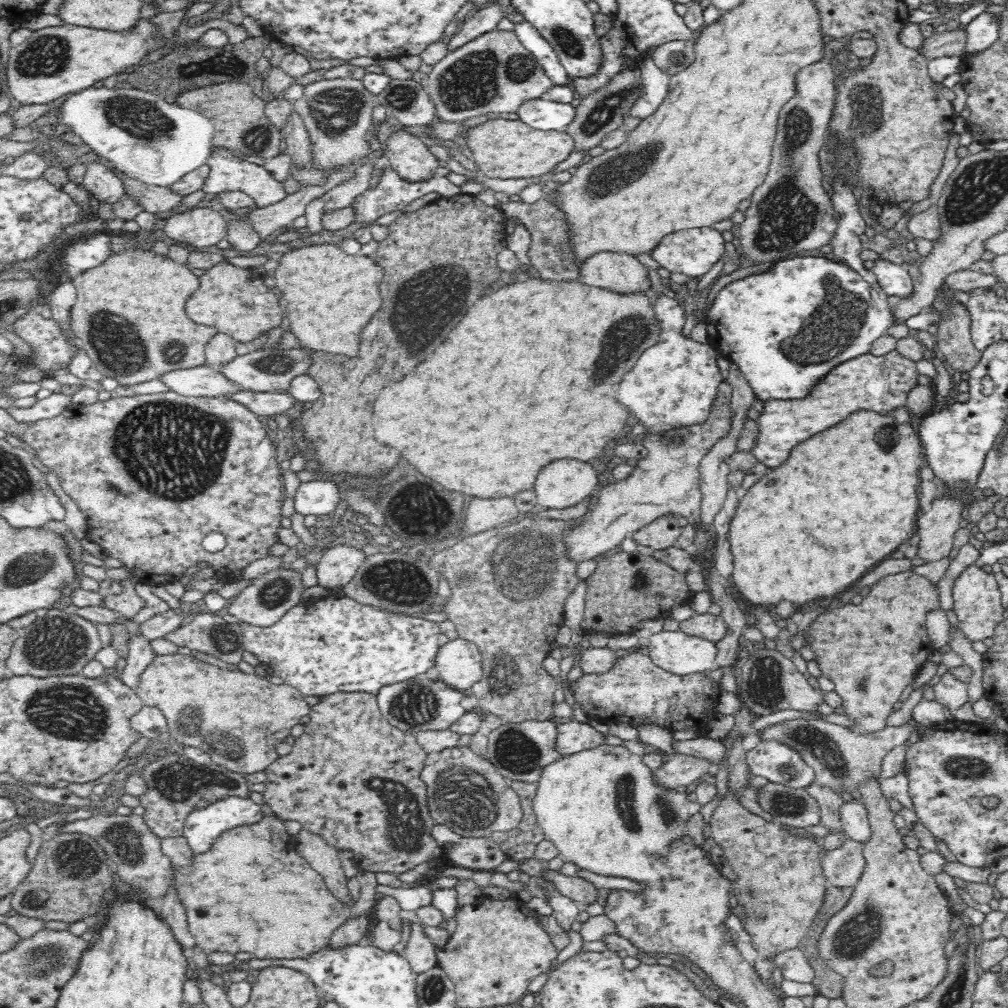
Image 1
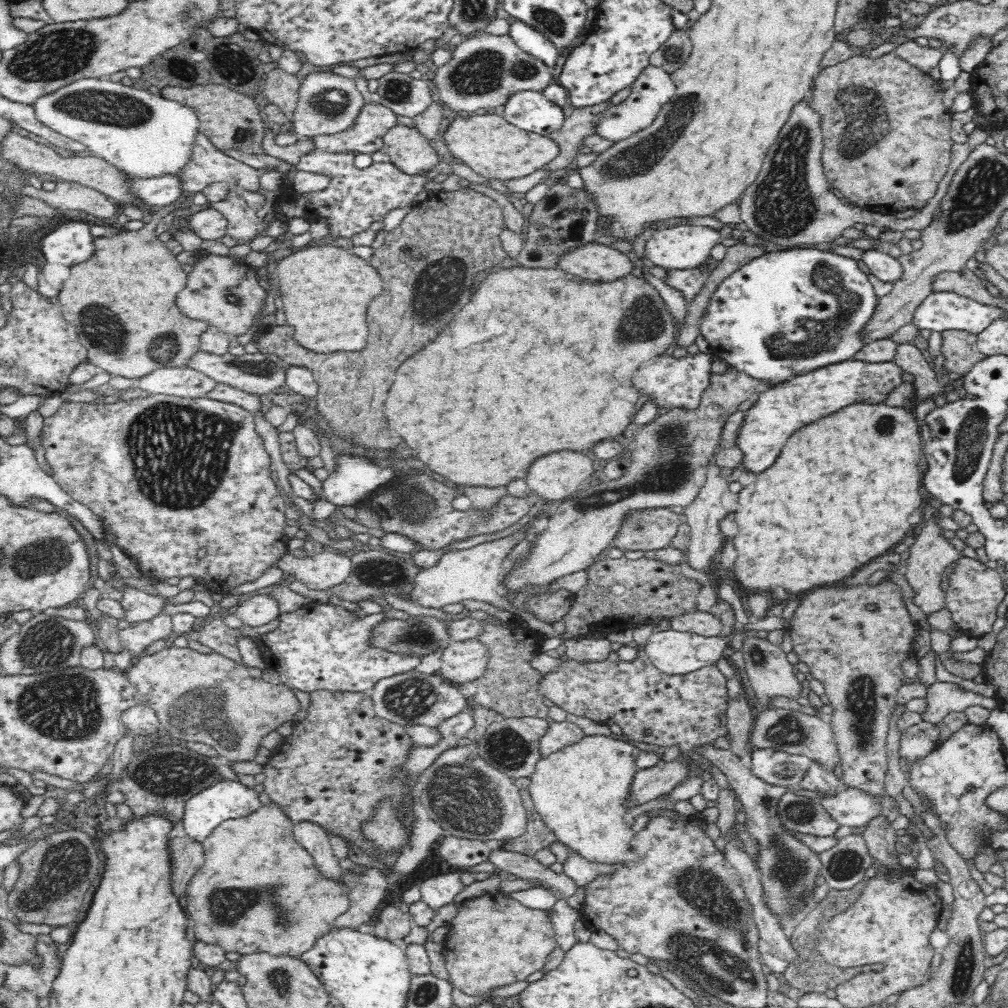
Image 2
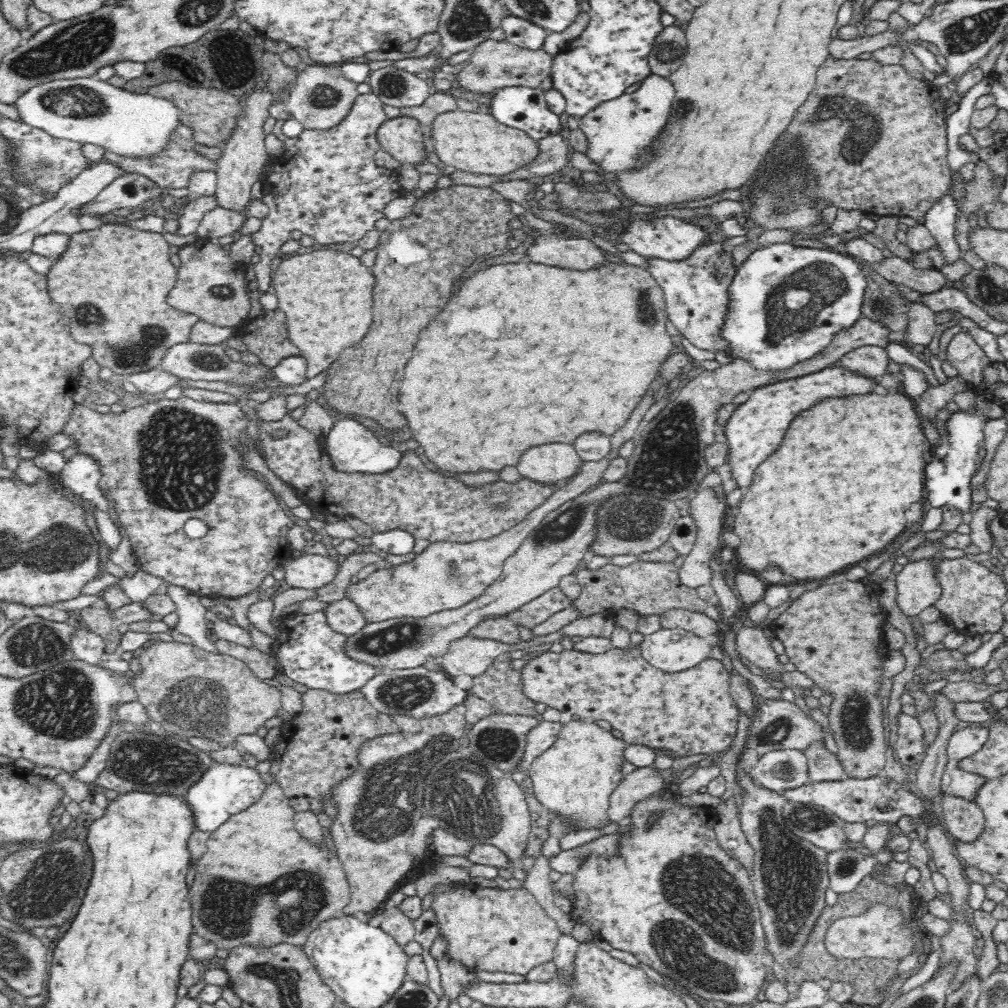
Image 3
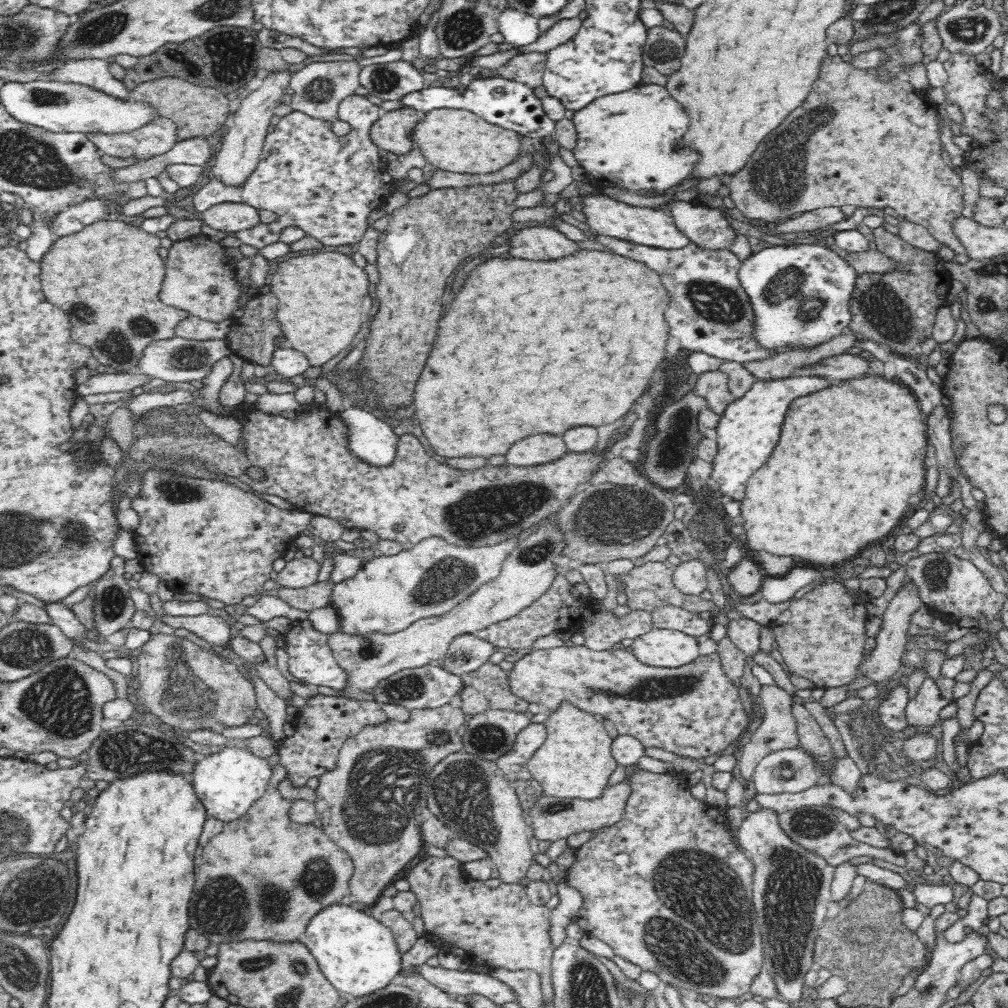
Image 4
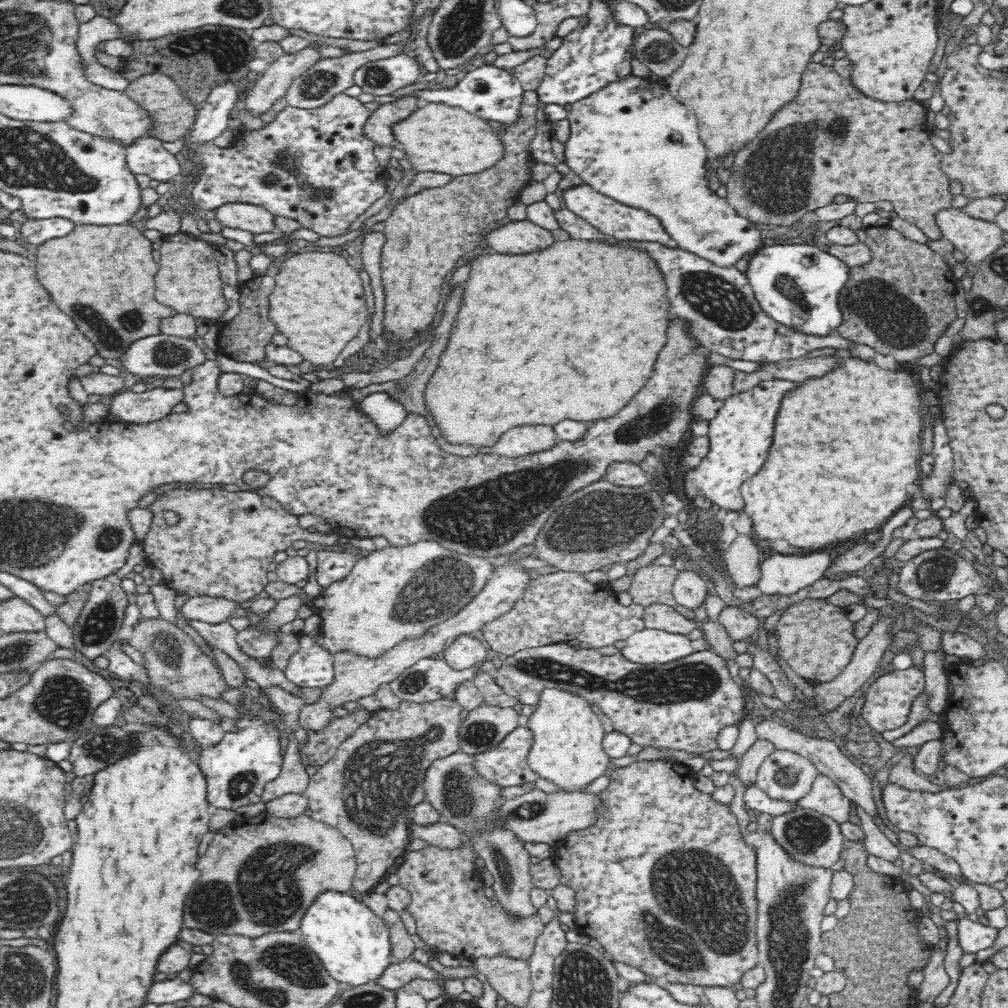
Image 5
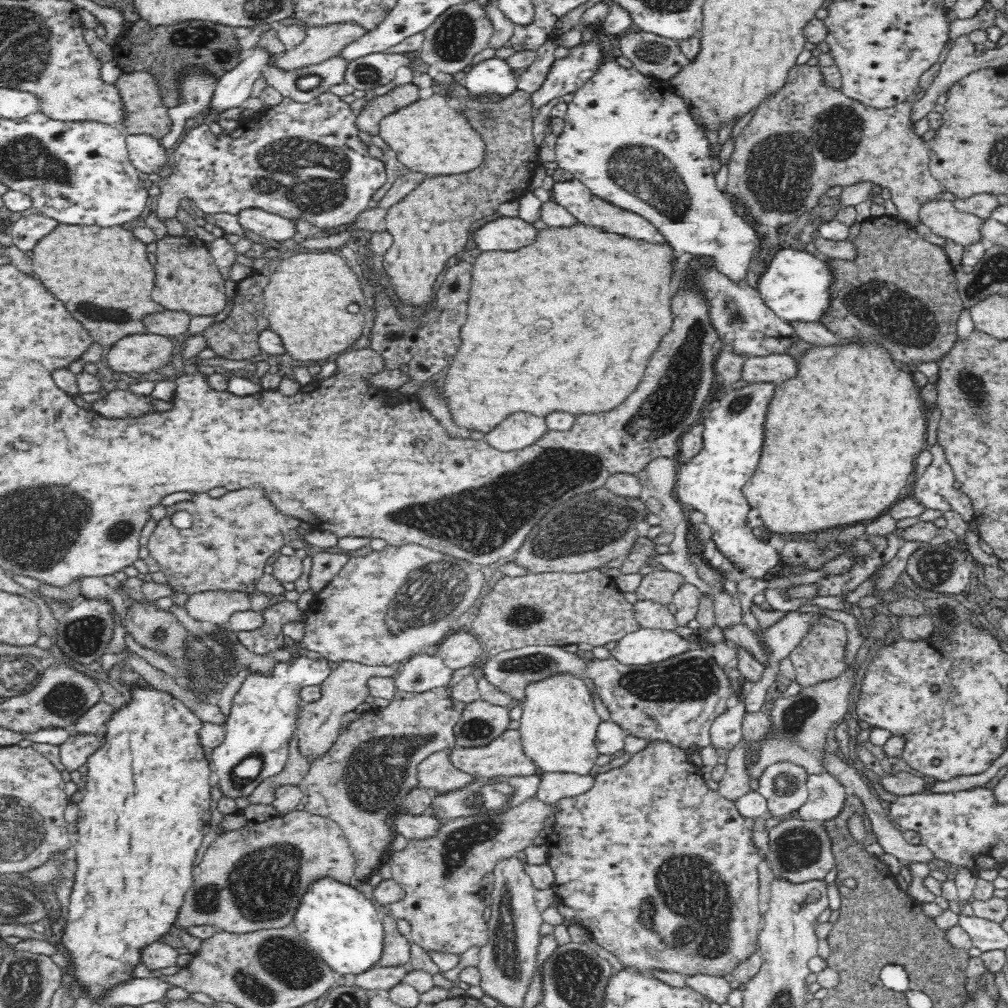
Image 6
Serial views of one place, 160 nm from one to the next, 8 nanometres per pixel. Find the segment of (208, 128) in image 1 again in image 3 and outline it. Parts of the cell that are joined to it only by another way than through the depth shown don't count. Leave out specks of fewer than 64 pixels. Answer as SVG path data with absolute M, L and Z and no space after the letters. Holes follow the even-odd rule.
M96 76L90 78L73 78L66 80L55 80L46 84L38 84L34 88L28 89L28 92L16 102L20 114L20 120L30 125L47 132L50 136L58 137L59 139L68 139L74 142L83 144L94 144L100 146L104 151L108 151L110 154L121 156L122 158L130 160L148 160L161 156L168 150L170 144L173 143L173 137L177 134L178 128L182 124L182 110L174 104L173 101L162 99L161 97L153 96L152 94L137 94L136 92L128 92L123 87L119 88L109 84L107 81L101 80Z

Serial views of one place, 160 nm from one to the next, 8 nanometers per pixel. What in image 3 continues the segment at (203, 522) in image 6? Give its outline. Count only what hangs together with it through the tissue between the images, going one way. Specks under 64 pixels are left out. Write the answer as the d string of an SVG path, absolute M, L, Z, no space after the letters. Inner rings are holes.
M184 394L176 398L176 400L169 400L162 396L154 400L150 399L150 402L144 406L140 404L135 407L126 407L126 410L122 410L118 414L112 411L108 412L108 414L102 414L98 410L92 410L92 405L87 403L74 403L67 421L58 432L60 435L66 436L72 444L67 445L67 448L60 451L60 454L64 456L66 463L70 463L74 457L78 456L86 457L96 463L100 473L98 489L102 490L102 494L114 504L114 512L116 512L118 520L120 520L120 526L124 528L124 532L128 536L131 549L135 554L136 564L144 572L158 576L158 578L162 578L168 584L174 584L202 596L238 598L258 589L263 580L268 575L272 575L272 570L276 566L280 566L284 559L289 556L291 549L286 540L286 534L294 526L290 516L282 510L284 506L280 506L277 494L274 494L272 490L268 490L266 484L260 482L260 478L256 478L252 474L252 470L246 468L247 460L244 460L244 452L246 452L246 448L250 444L248 431L246 431L248 422L250 422L248 416L236 404L199 401L188 398ZM190 518L200 518L200 520L206 522L206 526L208 526L206 536L192 539L184 534L182 528L184 528L186 520L190 520Z

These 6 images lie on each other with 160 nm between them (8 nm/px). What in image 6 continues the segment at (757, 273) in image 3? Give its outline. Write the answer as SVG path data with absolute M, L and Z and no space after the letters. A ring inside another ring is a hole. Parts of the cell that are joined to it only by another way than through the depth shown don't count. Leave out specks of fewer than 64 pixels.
M786 247L780 249L770 266L760 274L757 291L764 304L776 316L789 323L822 323L830 308L830 296L837 278L826 256L816 256L806 249Z

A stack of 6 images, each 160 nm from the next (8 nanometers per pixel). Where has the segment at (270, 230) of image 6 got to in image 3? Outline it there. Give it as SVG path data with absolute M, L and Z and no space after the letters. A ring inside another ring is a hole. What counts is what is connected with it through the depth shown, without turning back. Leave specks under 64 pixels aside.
M217 206L200 219L197 234L214 241L216 238L232 234L238 227L242 227L246 220L248 218L245 218L241 212L234 212Z

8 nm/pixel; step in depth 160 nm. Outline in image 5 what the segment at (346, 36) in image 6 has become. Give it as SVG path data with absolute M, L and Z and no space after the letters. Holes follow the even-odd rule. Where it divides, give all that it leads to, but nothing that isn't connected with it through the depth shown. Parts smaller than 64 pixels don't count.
M313 45L294 54L285 53L269 64L262 77L244 98L244 109L254 118L268 114L270 108L282 97L285 97L289 86L295 78L302 76L311 66L322 58L319 45Z

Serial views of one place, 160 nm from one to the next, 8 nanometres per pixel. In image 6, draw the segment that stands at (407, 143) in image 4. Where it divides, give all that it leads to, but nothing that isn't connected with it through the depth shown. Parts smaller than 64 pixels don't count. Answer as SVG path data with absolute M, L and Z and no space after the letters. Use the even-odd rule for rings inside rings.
M415 82L398 85L383 96L368 97L365 108L361 110L357 118L358 130L370 136L378 136L382 119L404 108L409 108L418 100L420 100L419 89Z

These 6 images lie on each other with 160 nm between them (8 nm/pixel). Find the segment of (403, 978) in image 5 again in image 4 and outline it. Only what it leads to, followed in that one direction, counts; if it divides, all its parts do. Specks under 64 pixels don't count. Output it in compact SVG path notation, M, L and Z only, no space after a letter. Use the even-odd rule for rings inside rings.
M427 964L406 970L402 975L409 972L421 972L431 984L440 991L450 996L472 997L473 995L484 996L496 1005L517 1003L517 993L502 980L490 975L478 972L459 972L446 970L441 967L430 967Z

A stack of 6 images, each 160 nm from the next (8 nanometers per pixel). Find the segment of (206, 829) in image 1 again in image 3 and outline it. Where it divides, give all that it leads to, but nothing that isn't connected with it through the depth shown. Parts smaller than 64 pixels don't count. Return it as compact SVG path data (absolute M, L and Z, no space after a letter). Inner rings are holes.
M216 763L206 770L206 774L184 796L185 803L193 814L194 830L213 833L232 815L248 810L256 804L267 787L259 773L246 766L226 766Z

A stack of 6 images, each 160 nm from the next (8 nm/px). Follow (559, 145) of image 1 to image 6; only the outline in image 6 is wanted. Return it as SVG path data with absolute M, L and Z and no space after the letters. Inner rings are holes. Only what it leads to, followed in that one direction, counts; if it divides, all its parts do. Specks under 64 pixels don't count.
M447 96L418 100L409 108L386 116L381 120L379 136L388 144L389 152L395 153L397 160L410 171L424 172L432 177L462 175L481 167L486 160L484 137L466 119L464 112L454 108Z

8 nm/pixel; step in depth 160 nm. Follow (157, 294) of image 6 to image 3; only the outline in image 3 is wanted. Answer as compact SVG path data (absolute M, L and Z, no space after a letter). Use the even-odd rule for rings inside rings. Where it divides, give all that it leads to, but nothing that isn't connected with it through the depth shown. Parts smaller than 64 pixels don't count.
M214 241L203 246L182 246L178 256L178 280L167 298L171 307L180 312L196 315L210 324L236 330L243 322L248 321L250 298L245 264L238 263Z

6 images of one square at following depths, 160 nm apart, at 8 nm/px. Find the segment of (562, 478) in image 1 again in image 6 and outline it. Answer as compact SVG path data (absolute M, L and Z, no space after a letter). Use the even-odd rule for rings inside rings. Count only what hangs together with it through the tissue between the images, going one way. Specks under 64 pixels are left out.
M526 414L512 415L486 434L484 442L500 452L513 452L536 444L548 431L548 425L542 418Z

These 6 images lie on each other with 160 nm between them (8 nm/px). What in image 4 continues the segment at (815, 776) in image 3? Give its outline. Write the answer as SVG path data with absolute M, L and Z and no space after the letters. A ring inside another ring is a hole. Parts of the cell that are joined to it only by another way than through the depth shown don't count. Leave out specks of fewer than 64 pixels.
M792 693L792 717L798 724L798 741L801 750L804 751L813 762L813 767L819 776L830 776L837 762L836 752L832 748L832 742L826 738L814 716L808 712L803 703L798 703Z

